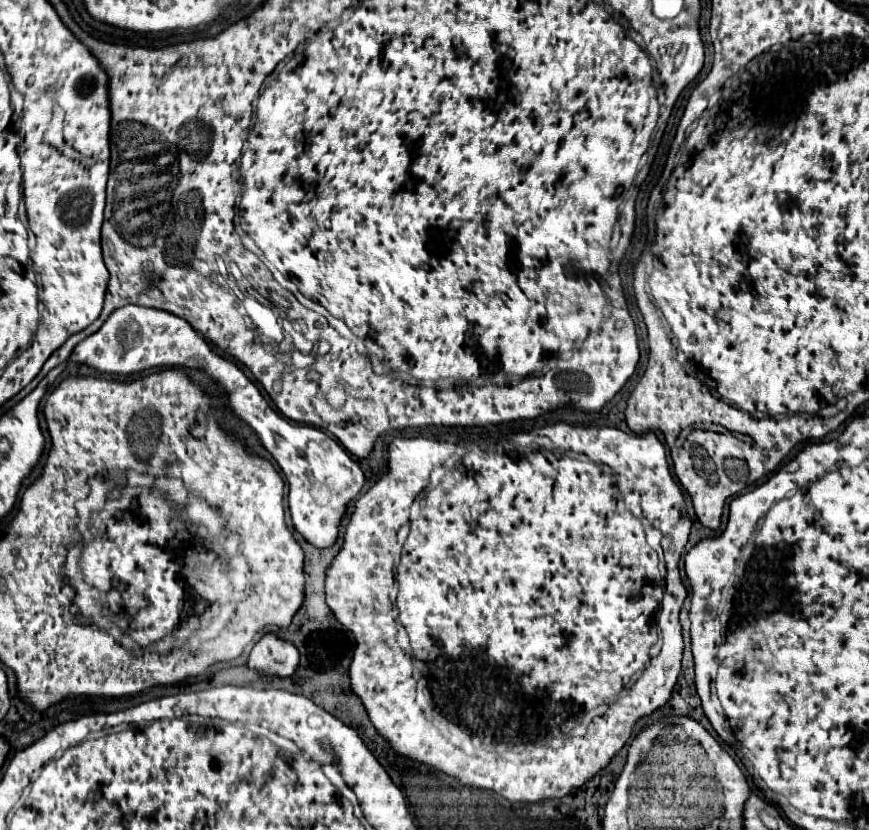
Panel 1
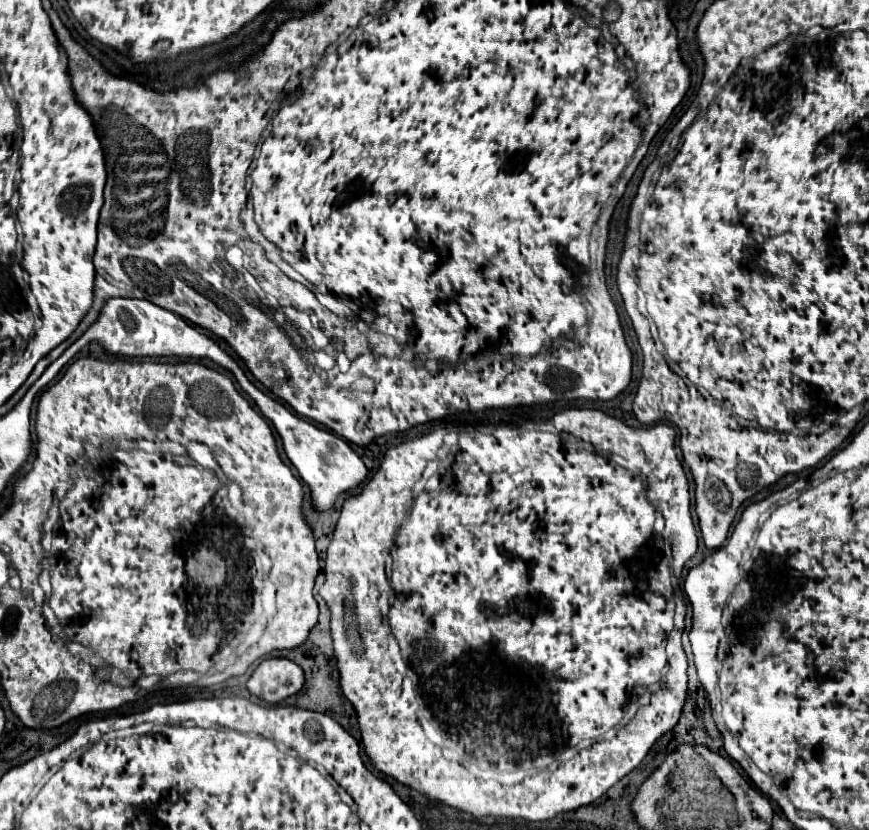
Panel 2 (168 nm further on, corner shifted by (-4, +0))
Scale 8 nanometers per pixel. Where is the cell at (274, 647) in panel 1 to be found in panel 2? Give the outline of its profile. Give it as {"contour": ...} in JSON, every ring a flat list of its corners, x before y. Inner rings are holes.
{"contour":[[266,659,258,665,246,687,254,697,276,705,296,695,302,689,302,683,304,673,296,663,288,659]]}

